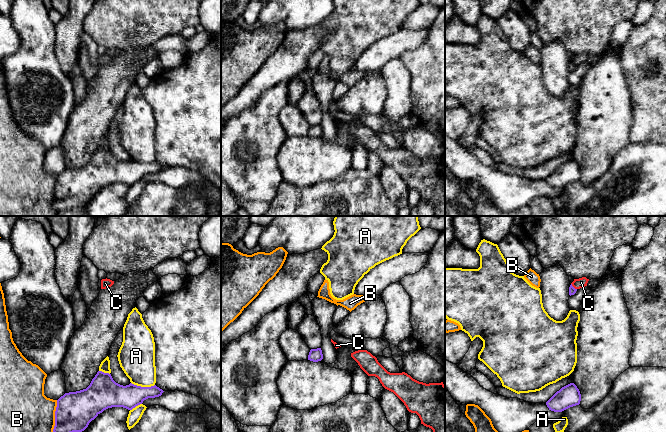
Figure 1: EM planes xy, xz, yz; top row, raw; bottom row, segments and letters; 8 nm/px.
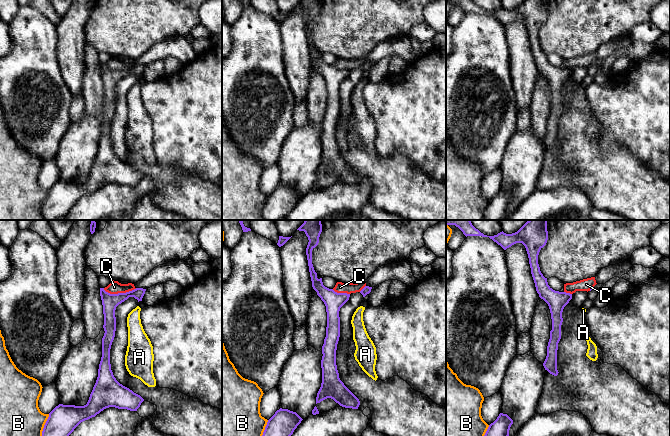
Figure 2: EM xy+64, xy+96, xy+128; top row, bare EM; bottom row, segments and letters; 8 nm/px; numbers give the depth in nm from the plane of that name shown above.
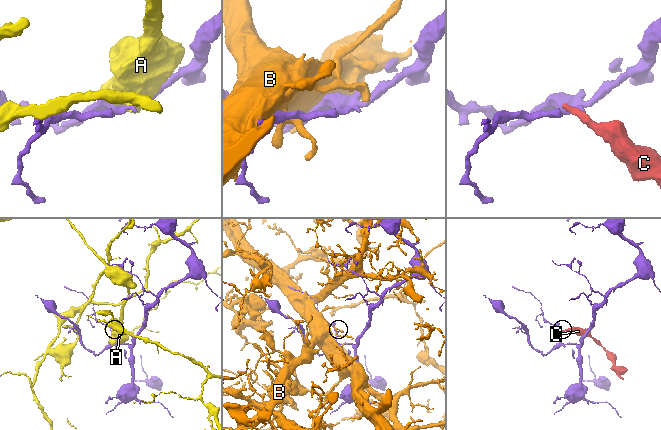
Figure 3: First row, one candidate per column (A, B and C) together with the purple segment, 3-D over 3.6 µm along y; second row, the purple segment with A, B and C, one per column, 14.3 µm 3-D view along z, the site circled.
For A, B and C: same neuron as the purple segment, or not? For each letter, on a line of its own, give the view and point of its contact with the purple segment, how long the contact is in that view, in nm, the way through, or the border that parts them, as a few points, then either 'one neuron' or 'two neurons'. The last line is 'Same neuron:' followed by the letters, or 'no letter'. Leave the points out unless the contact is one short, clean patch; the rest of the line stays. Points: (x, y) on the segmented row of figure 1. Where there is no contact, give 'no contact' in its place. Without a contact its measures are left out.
A: xy (143, 387) | 190 nm | two neurons
B: xy (55, 416) | 260 nm | two neurons
C: yz (572, 286) | 70 nm | along yz (571, 283), (576, 289) | two neurons
Same neuron: no letter

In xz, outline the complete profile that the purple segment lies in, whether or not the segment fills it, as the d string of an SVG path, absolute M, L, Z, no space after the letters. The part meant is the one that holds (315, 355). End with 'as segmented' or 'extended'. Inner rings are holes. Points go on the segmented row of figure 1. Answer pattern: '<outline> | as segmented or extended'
M321 348L311 349L308 355L308 360L313 362L318 362L323 359L323 354Z | as segmented

